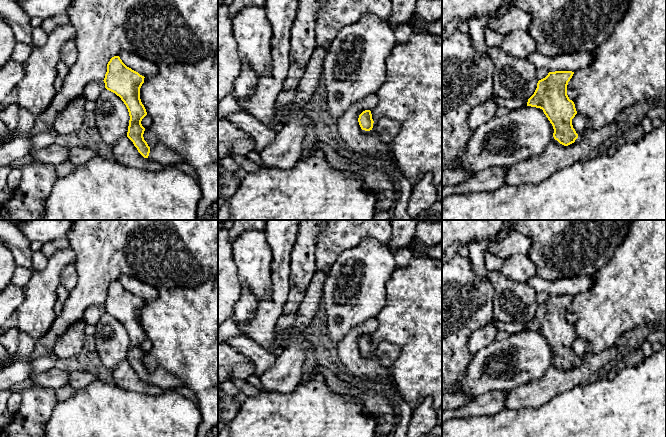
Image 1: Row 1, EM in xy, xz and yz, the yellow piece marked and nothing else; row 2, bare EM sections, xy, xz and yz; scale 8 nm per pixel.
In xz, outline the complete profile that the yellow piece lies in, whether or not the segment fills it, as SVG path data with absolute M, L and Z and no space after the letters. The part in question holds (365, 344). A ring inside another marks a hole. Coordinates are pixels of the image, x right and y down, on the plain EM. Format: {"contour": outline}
{"contour": "M370 334L363 335L358 342L362 354L374 354L379 357L381 364L391 371L394 361L400 354L400 348L388 342L381 341L375 346Z"}

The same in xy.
{"contour": "M114 280L107 288L105 298L105 312L121 322L126 329L130 344L127 361L133 366L138 376L160 389L170 389L183 386L182 381L162 368L150 372L144 364L145 352L141 345L147 339L140 323L140 312L144 307L144 300L127 291L119 280Z"}

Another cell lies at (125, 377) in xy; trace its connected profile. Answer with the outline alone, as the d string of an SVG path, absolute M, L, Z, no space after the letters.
M127 359L117 364L112 373L114 384L123 390L150 395L162 393L160 388L149 382L144 382Z

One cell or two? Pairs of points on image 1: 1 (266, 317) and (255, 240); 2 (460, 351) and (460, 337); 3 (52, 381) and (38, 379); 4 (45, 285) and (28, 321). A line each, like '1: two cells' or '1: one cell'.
1: two cells
2: one cell
3: one cell
4: one cell

